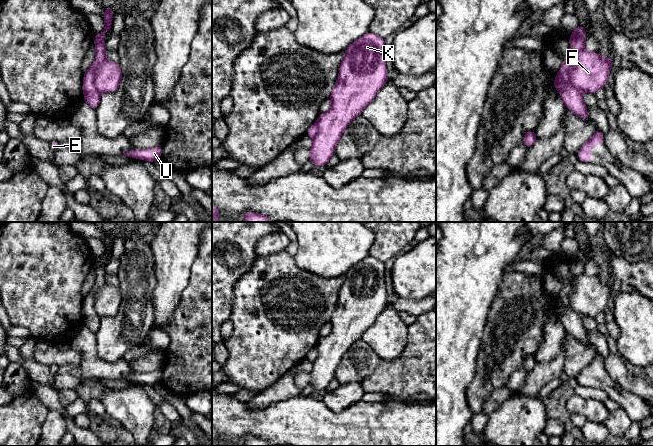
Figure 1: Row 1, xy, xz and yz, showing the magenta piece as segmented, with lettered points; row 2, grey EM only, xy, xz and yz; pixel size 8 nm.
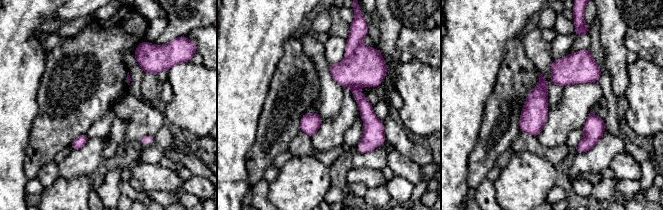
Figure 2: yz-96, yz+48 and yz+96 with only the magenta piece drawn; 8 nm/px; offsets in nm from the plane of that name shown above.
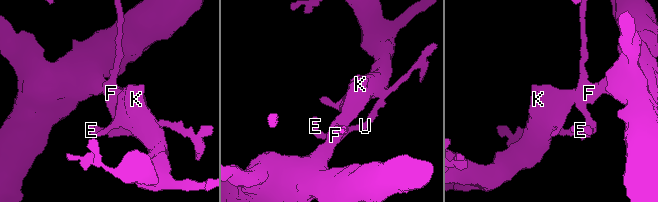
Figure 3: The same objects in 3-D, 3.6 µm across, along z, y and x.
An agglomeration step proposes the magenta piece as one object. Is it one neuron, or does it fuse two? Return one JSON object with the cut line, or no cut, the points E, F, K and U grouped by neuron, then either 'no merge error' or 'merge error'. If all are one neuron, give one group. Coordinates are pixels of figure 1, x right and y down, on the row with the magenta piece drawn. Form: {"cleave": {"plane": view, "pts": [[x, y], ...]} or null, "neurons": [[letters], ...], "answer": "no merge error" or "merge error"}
{"cleave": {"plane": "yz", "pts": [[572, 63], [569, 69], [568, 83], [560, 92]]}, "neurons": [["E", "U"], ["F", "K"]], "answer": "merge error"}

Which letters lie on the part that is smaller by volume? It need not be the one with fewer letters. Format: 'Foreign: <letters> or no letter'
Foreign: E, U

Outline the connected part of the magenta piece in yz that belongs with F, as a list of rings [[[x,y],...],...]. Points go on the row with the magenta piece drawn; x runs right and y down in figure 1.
[[[581,49],[574,56],[567,84],[580,92],[595,95],[606,84],[612,65],[612,58]]]

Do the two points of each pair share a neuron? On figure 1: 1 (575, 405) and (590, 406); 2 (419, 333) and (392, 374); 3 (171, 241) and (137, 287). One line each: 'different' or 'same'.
1: same
2: same
3: different

